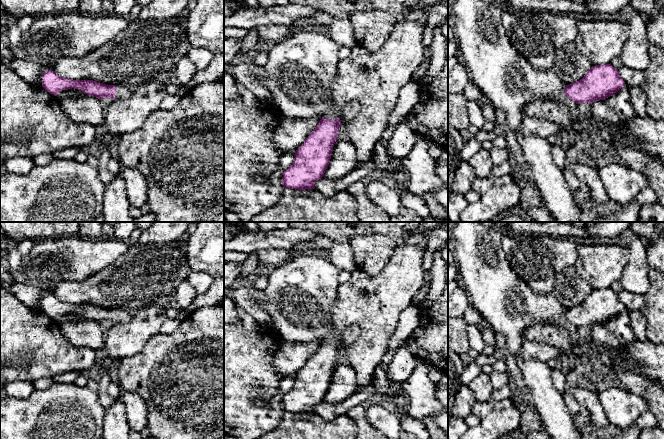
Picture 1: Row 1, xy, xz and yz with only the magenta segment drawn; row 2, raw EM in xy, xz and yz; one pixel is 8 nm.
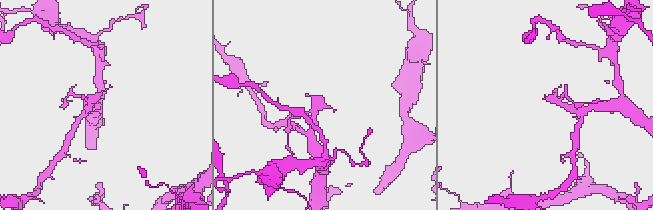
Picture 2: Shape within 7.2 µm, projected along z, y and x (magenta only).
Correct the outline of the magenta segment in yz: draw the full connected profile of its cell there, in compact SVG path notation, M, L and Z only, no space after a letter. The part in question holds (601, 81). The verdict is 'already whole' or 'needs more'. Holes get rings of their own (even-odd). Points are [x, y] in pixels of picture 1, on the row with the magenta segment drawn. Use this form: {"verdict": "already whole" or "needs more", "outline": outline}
{"verdict": "already whole", "outline": "M611 64L592 66L582 79L566 85L564 95L576 104L604 100L625 86L619 71Z"}

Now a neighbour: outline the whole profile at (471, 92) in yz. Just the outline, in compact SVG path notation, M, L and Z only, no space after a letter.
M470 75L468 76L468 82L462 94L467 101L480 102L482 104L481 111L485 120L492 123L495 122L497 114L495 108L493 107L490 99L481 92Z

